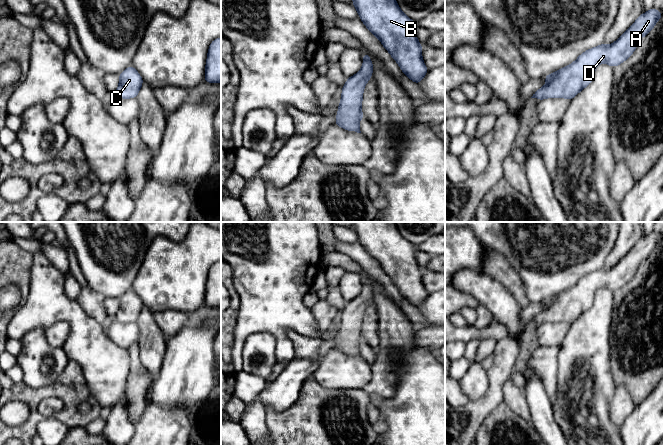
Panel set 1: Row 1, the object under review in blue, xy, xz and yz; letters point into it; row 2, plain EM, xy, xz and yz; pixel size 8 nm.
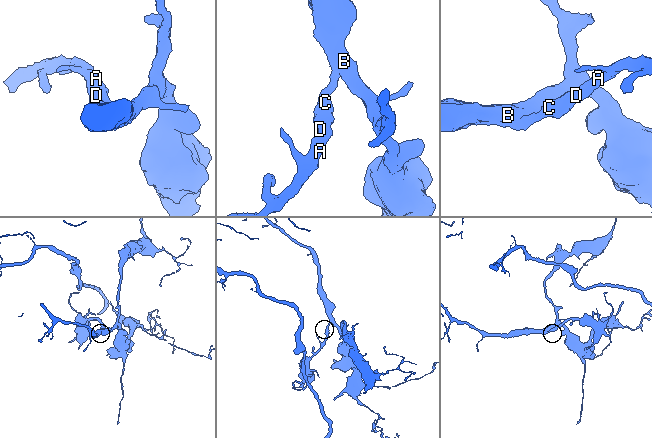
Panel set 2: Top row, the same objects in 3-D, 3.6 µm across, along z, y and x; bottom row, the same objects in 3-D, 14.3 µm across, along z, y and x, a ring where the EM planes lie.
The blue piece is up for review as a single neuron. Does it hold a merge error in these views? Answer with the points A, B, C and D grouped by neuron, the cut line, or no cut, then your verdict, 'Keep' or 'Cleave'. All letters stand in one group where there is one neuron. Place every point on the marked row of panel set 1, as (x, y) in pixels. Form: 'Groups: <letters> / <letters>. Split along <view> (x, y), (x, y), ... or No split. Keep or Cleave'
Groups: A B C D. No split. Keep

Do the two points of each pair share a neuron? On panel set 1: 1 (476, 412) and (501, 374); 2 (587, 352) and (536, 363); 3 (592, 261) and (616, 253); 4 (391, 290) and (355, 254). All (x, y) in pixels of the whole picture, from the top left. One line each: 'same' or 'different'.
1: same
2: different
3: different
4: same

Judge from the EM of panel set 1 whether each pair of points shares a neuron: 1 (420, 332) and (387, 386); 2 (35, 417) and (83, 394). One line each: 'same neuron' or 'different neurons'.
1: different neurons
2: same neuron

